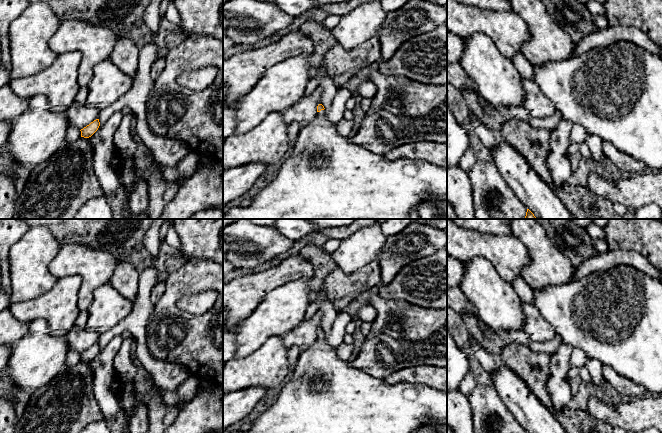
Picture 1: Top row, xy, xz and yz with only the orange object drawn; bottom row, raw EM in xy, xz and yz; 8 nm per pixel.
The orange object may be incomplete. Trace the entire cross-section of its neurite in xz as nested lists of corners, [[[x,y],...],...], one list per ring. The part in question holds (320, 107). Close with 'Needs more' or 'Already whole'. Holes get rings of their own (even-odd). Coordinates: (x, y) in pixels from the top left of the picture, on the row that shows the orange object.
[[[317,106],[317,116],[306,126],[300,129],[291,155],[281,164],[275,178],[262,188],[262,190],[251,200],[248,207],[231,207],[223,215],[223,219],[409,219],[410,212],[416,210],[418,205],[425,199],[443,200],[447,197],[447,168],[425,161],[414,161],[410,159],[397,159],[390,161],[383,155],[375,154],[361,145],[353,143],[348,136],[338,133],[336,124],[330,122],[324,114],[324,106]]]. Needs more

